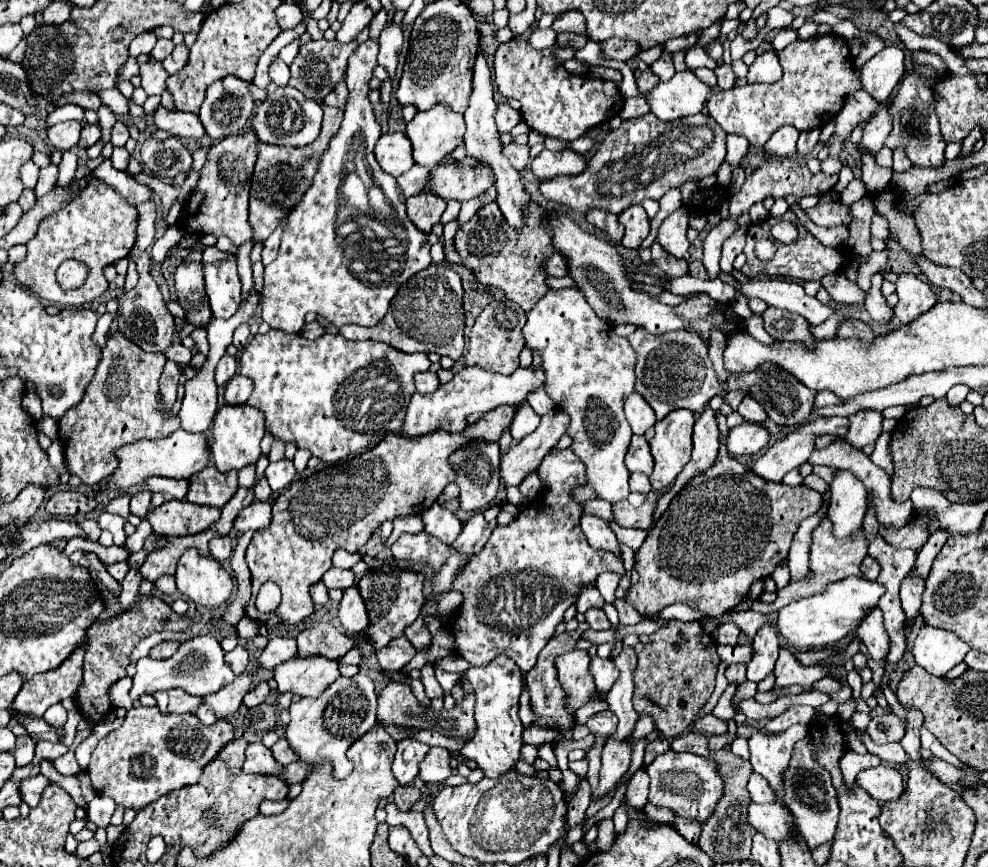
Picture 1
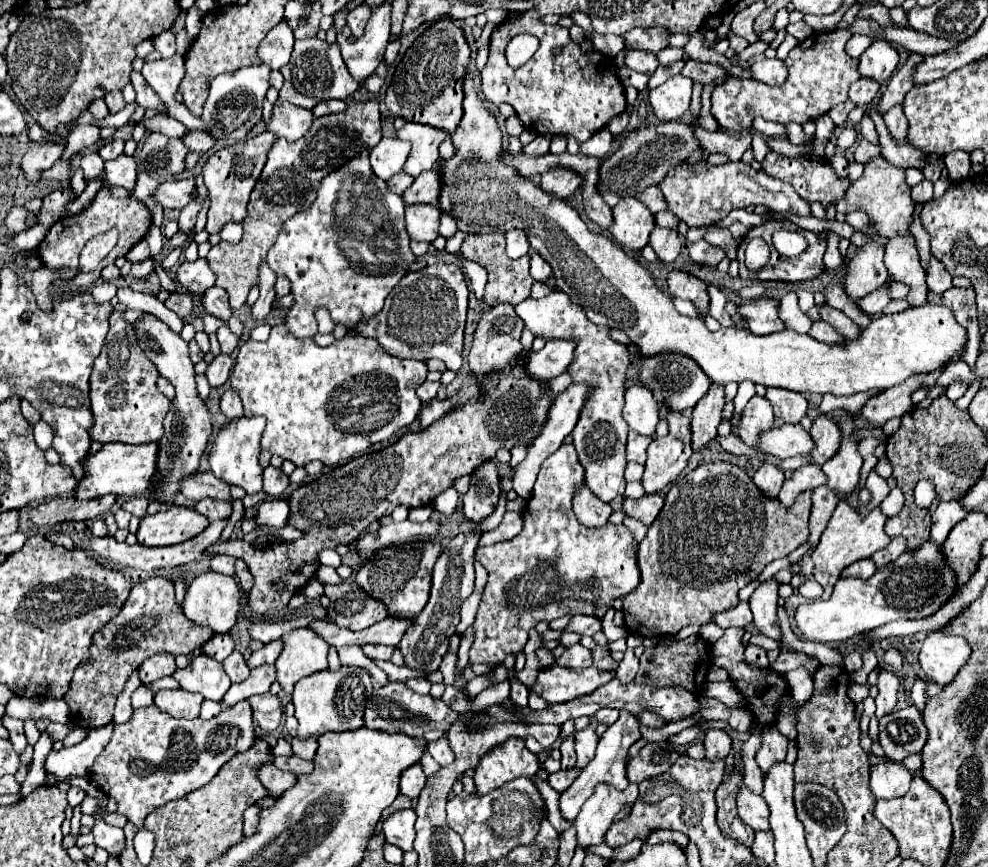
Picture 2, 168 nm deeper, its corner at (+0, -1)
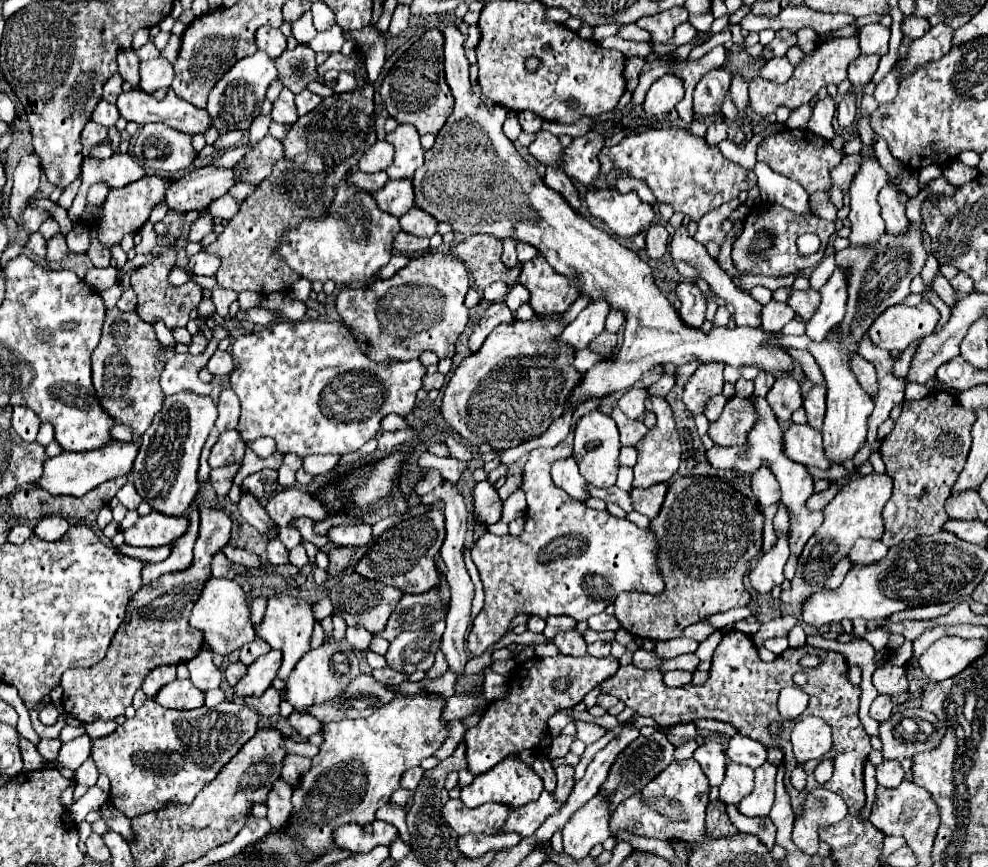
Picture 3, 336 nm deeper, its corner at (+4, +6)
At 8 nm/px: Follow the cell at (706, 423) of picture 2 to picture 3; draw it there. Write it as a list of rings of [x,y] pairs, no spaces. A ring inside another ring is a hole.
[[[700,364],[684,386],[682,400],[692,414],[700,414],[708,398],[722,392],[724,364]]]

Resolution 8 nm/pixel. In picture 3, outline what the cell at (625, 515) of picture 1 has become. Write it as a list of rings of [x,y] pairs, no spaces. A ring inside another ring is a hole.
[[[654,484],[650,488],[634,488],[630,492],[634,510],[638,510],[640,514],[644,514],[648,518],[656,518],[662,508],[666,490],[668,490],[668,484]]]

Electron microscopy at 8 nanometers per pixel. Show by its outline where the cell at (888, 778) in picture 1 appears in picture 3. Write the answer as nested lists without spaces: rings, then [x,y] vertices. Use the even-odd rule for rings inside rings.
[[[886,760],[876,768],[876,780],[880,786],[896,788],[904,780],[904,768],[896,760]]]

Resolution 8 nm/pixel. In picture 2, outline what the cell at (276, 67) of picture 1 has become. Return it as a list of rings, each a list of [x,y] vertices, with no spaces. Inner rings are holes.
[[[282,19],[260,43],[258,57],[264,63],[268,63],[268,67],[280,69],[284,67],[284,63],[288,63],[292,45],[294,45],[294,29],[288,25],[286,19]]]

